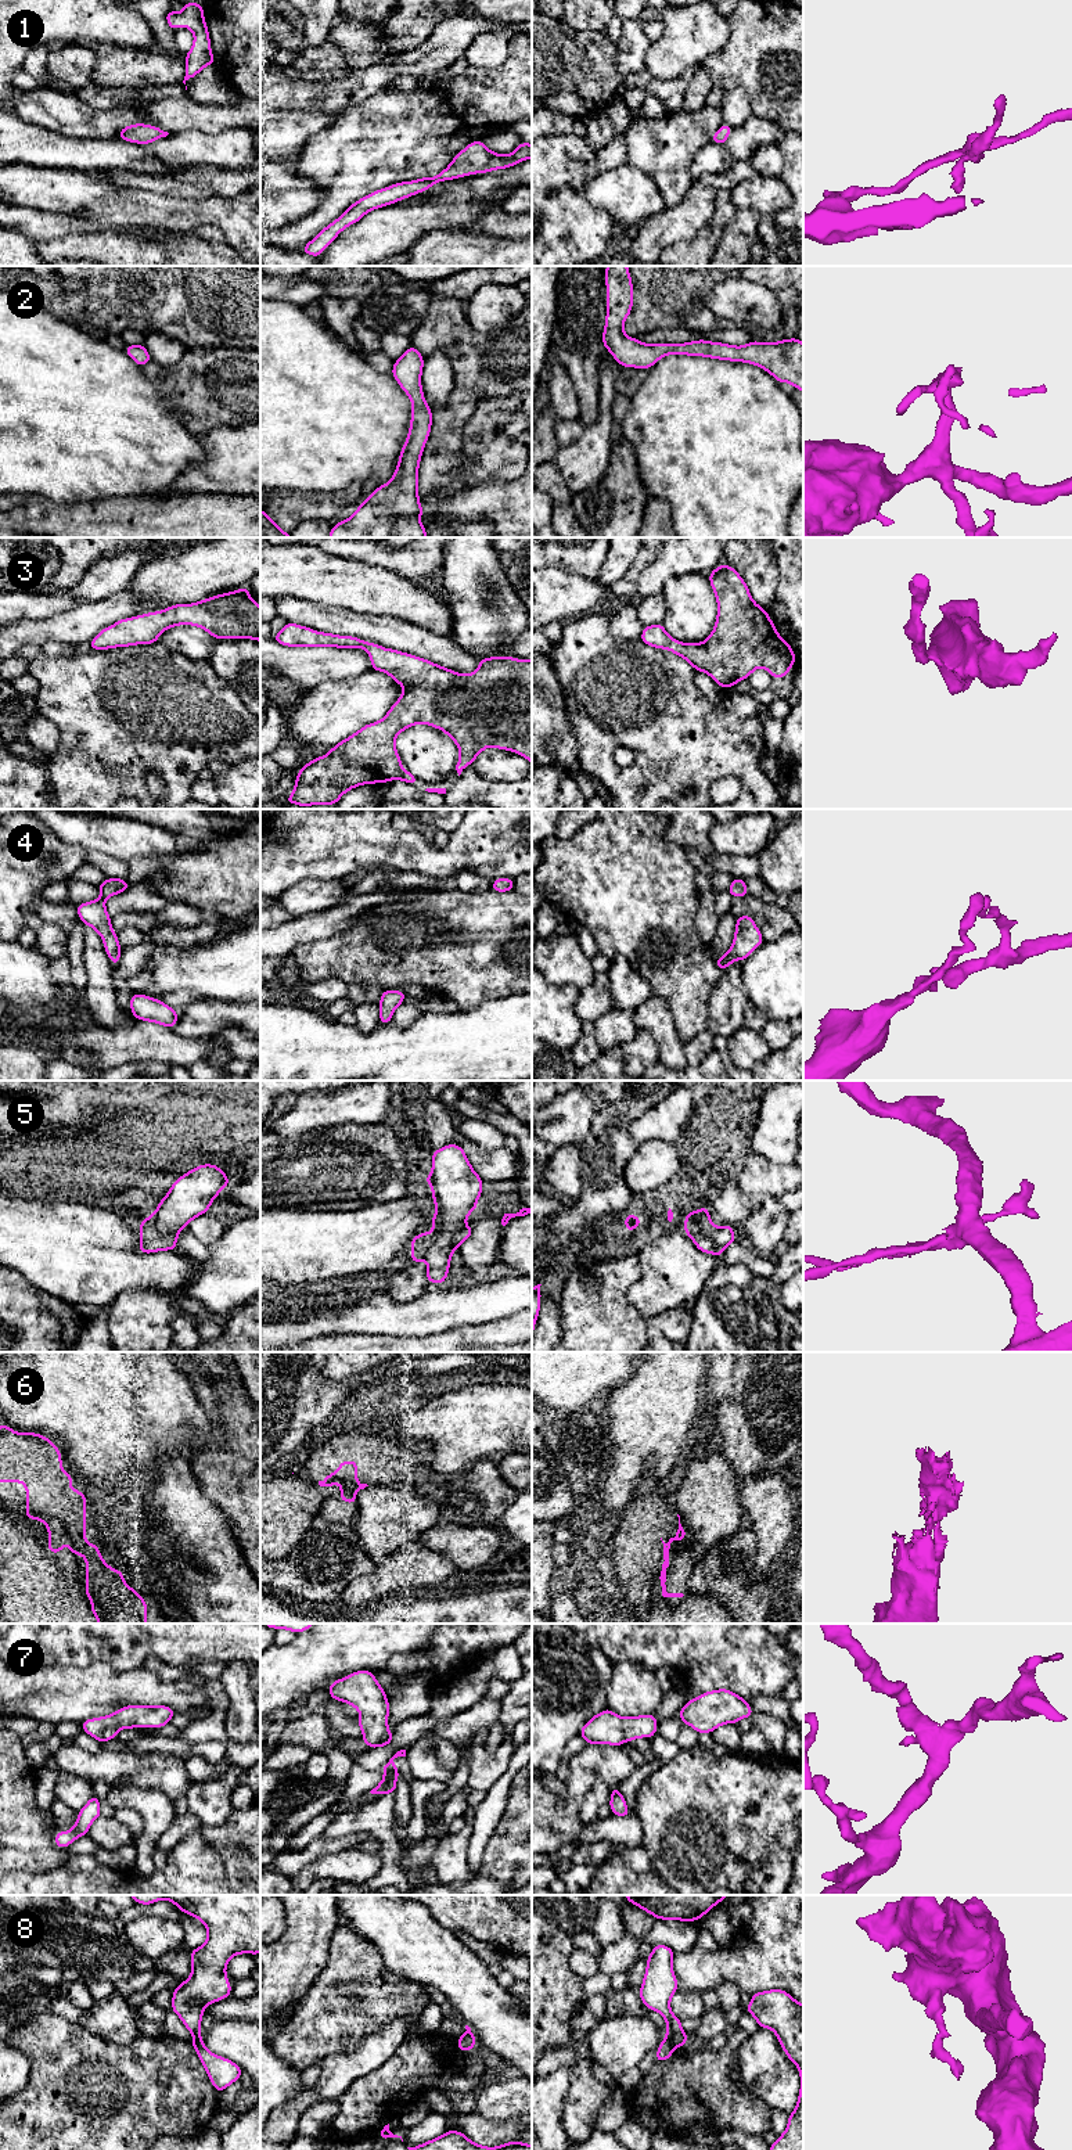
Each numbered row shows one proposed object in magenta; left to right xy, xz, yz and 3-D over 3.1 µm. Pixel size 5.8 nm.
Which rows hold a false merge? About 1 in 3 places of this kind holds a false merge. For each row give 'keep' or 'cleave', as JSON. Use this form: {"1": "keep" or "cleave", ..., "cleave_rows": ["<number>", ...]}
{"1": "keep", "2": "keep", "3": "keep", "4": "keep", "5": "cleave", "6": "keep", "7": "keep", "8": "cleave", "cleave_rows": ["5", "8"]}

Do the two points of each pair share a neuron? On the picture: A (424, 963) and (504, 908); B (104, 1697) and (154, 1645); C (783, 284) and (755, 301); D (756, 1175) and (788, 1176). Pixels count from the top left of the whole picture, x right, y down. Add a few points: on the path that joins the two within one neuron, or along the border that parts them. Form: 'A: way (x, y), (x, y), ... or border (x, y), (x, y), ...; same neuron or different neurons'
A: way (445, 948), (464, 948), (484, 928); same neuron
B: border (100, 1661), (115, 1669), (143, 1667); different neurons
C: border (749, 280), (765, 284), (776, 295); different neurons
D: way (765, 1176), (780, 1176); same neuron

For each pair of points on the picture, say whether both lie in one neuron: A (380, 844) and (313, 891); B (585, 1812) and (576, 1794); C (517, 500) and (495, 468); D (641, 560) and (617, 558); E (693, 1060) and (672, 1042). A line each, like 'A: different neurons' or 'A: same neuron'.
A: different neurons
B: different neurons
C: different neurons
D: different neurons
E: different neurons

